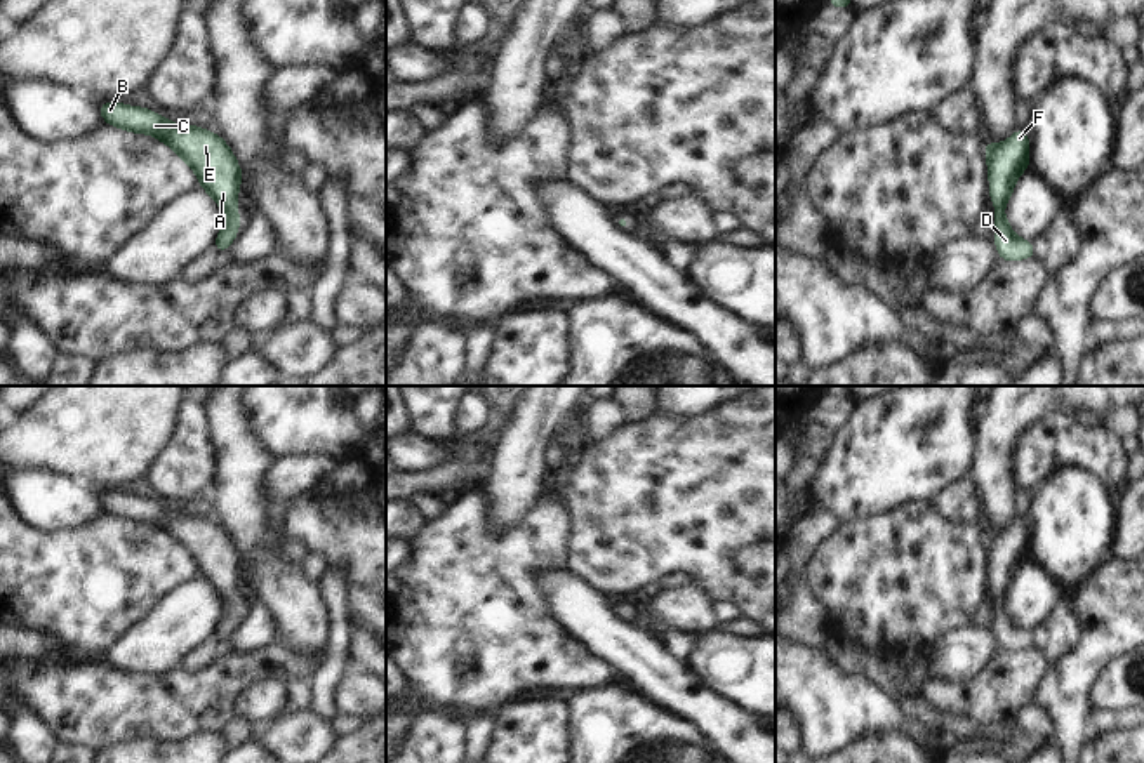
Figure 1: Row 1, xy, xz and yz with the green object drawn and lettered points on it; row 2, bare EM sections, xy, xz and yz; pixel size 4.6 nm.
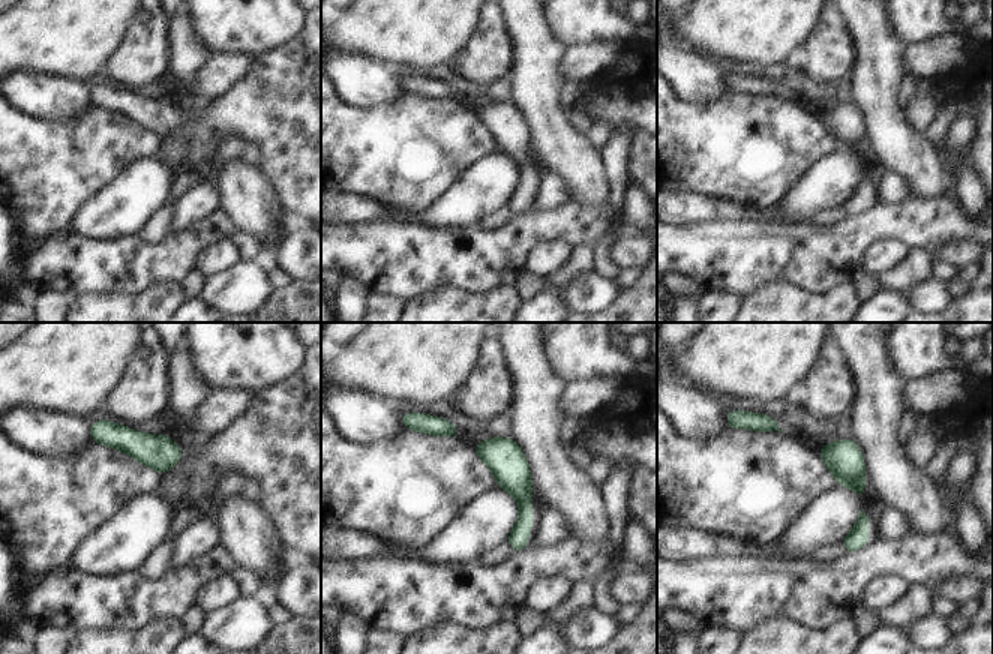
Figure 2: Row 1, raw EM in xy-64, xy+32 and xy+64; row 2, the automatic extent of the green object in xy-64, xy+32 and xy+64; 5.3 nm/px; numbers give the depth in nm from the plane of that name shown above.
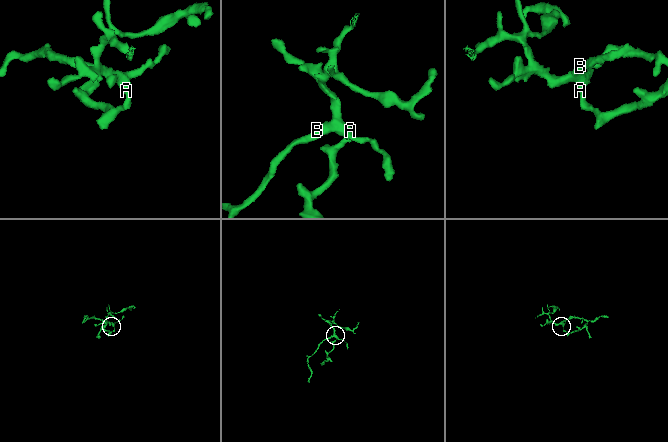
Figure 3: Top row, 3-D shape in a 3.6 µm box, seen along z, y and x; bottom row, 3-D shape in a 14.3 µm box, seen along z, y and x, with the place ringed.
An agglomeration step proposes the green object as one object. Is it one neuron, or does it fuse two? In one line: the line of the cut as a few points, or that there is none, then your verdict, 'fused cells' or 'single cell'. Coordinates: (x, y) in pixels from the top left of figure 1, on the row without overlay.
no cut; single cell

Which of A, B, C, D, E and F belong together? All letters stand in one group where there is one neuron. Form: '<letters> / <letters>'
A B C D E F

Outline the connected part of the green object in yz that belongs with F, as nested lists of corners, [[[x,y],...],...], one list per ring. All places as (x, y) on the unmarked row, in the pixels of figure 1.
[[[1015,520],[1008,530],[994,534],[984,532],[989,587],[994,593],[994,634],[1000,650],[1021,650],[1034,647],[1034,633],[1019,627],[1008,615],[1003,596],[1007,594],[1017,567],[1029,558],[1029,528],[1028,520]]]

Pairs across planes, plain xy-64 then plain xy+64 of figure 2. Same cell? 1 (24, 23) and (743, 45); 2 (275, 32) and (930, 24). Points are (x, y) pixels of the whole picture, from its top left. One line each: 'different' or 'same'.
1: same
2: same

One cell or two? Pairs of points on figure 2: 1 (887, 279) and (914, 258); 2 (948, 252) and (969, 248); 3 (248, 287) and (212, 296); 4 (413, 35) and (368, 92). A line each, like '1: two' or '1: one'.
1: one
2: one
3: one
4: two

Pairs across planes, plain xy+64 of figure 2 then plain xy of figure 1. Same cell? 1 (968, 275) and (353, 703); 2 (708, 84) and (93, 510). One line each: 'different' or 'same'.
1: different
2: same

